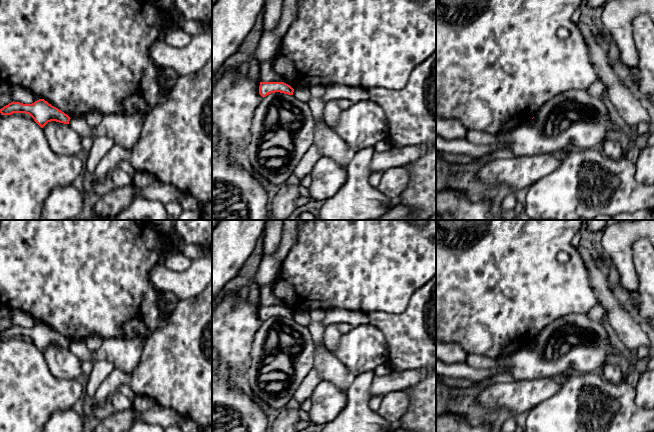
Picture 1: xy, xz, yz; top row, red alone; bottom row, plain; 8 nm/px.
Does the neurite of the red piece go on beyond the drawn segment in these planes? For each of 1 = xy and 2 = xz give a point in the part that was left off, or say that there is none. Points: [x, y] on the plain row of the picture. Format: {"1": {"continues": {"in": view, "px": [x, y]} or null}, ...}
{"1": {"continues": null}, "2": {"continues": null}}

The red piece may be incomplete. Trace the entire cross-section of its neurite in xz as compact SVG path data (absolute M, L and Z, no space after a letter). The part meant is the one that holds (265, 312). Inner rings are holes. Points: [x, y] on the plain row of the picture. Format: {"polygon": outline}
{"polygon": "M260 306L259 318L263 322L275 316L293 319L294 313L284 306Z"}

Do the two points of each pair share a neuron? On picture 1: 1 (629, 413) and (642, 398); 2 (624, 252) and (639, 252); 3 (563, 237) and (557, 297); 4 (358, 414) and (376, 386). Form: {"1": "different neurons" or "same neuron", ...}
{"1": "different neurons", "2": "different neurons", "3": "same neuron", "4": "different neurons"}

